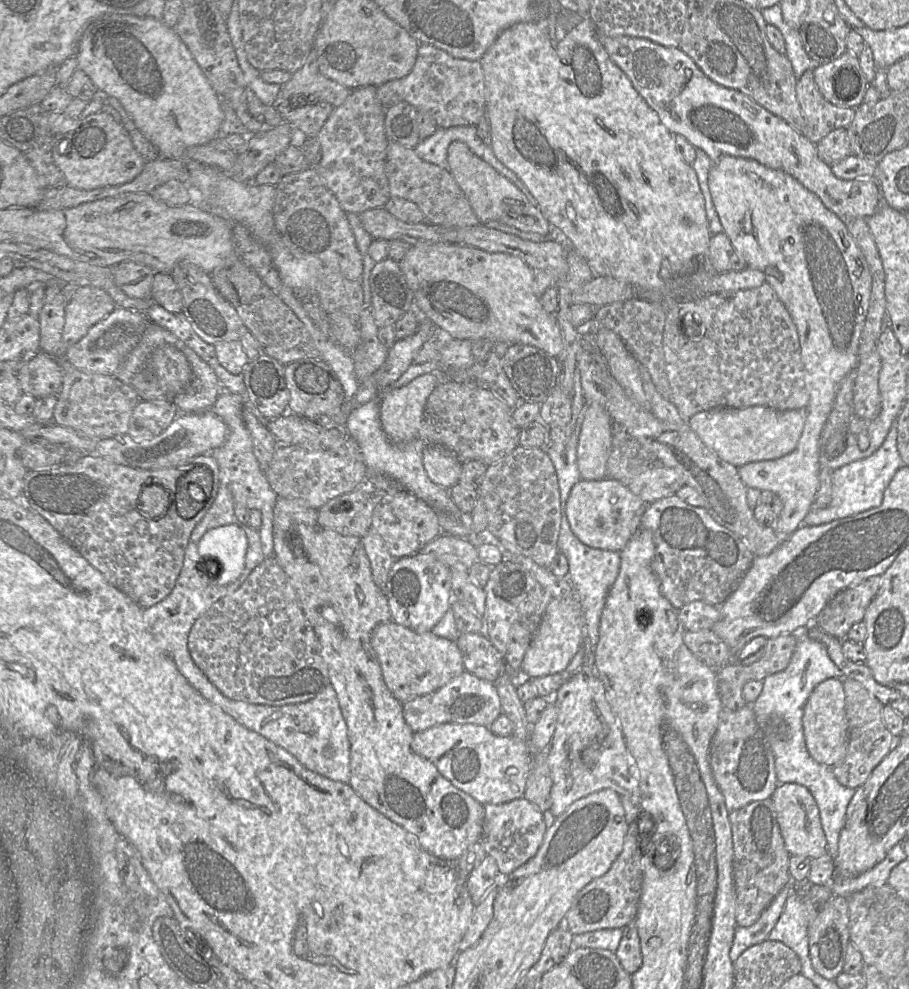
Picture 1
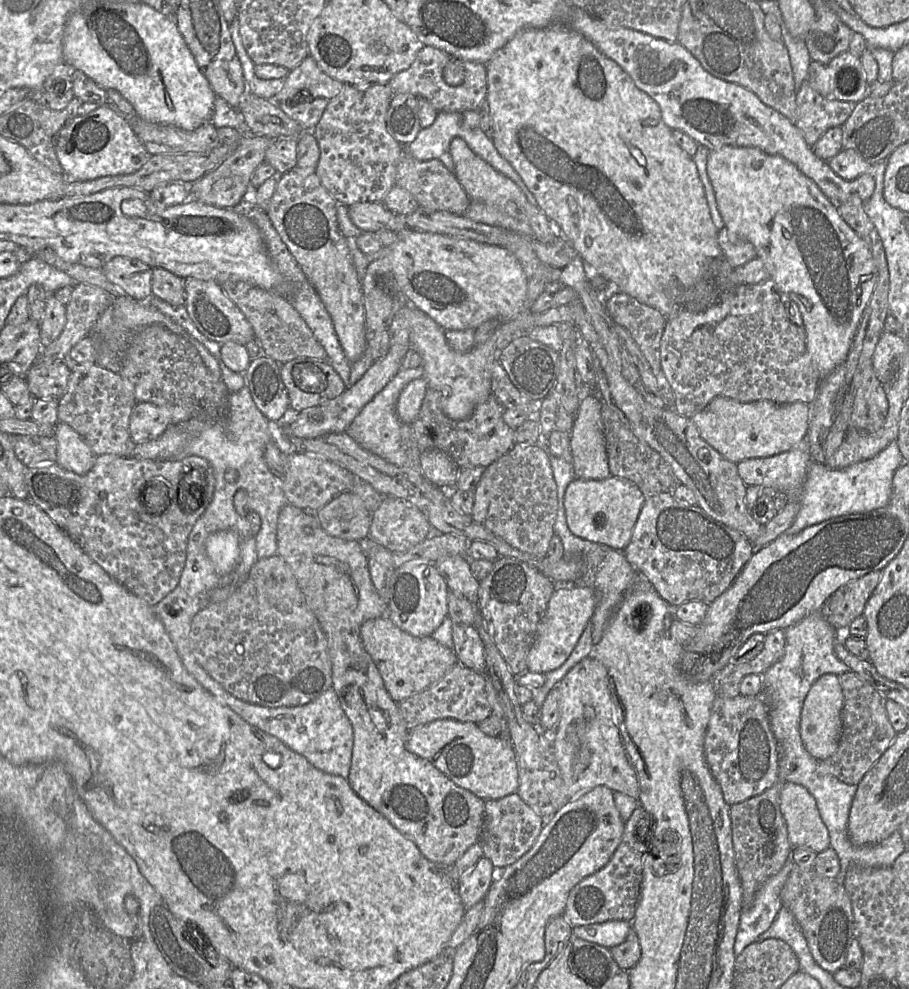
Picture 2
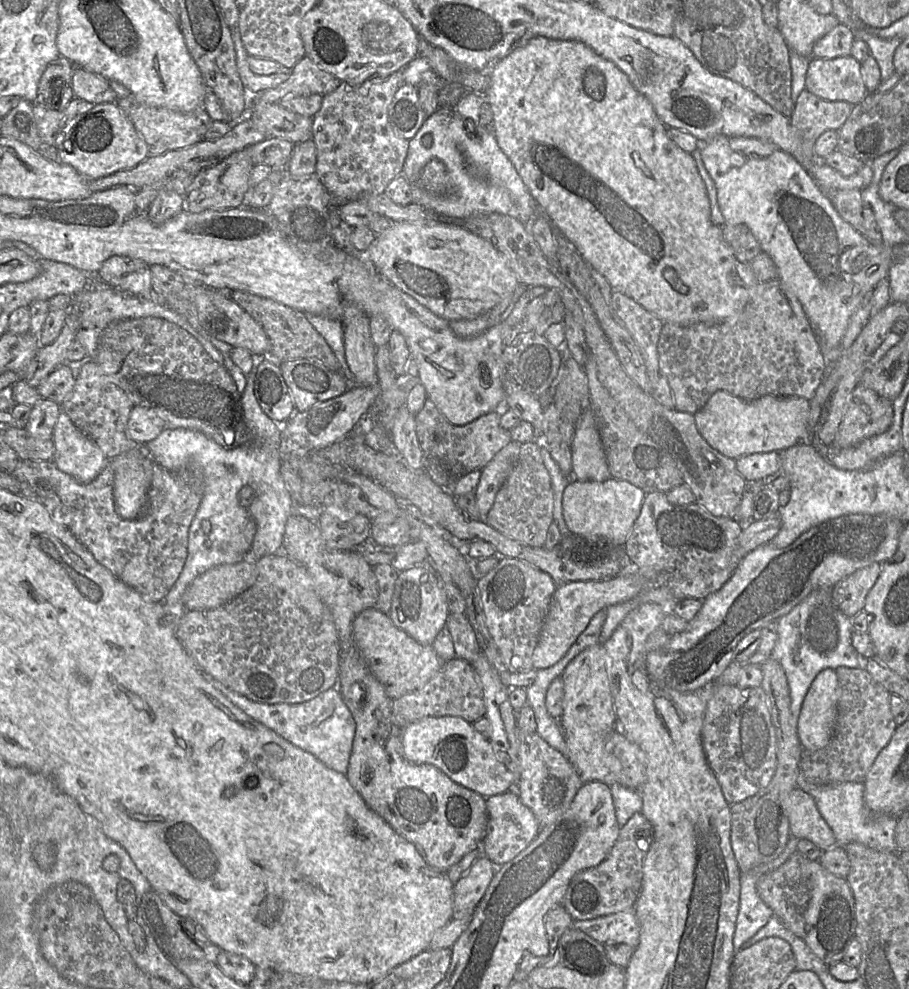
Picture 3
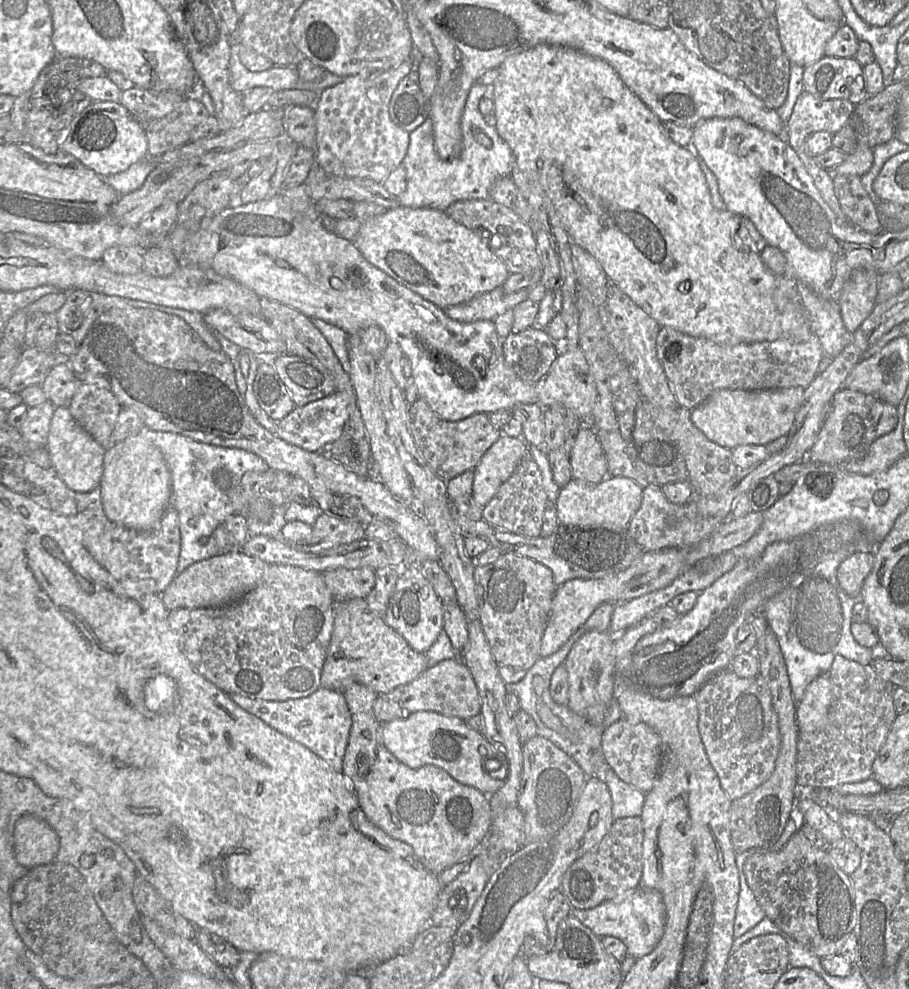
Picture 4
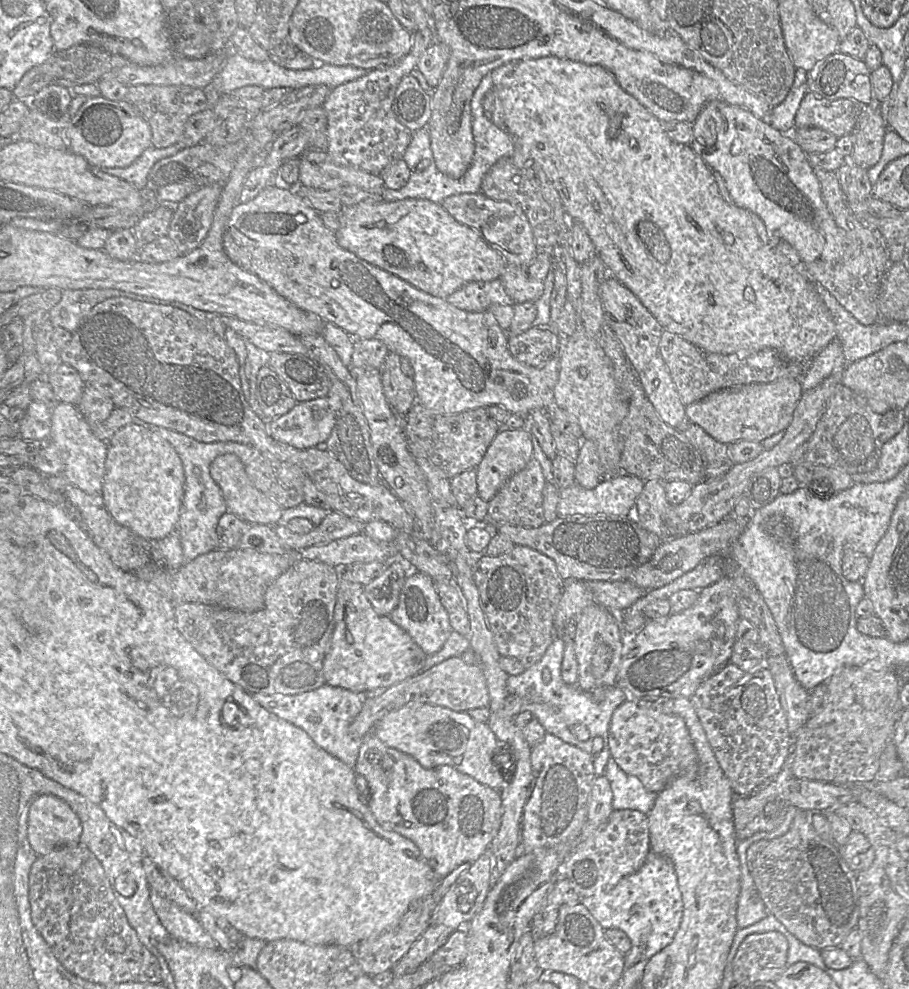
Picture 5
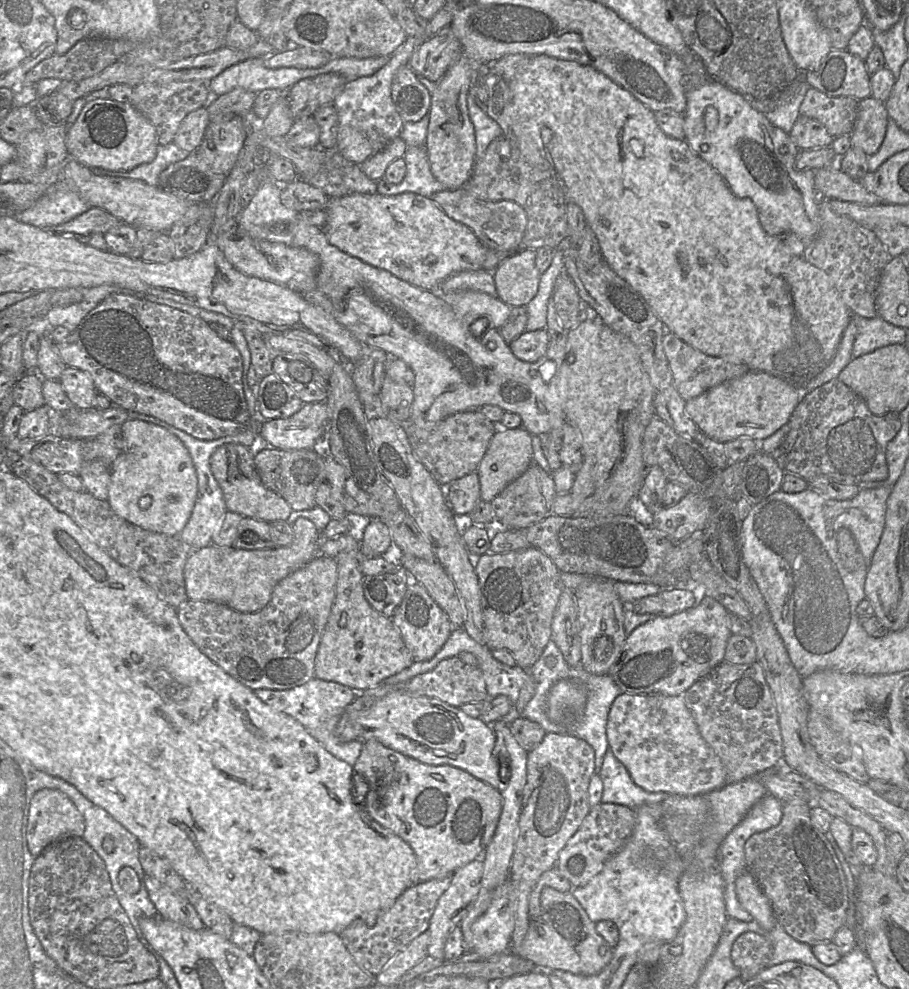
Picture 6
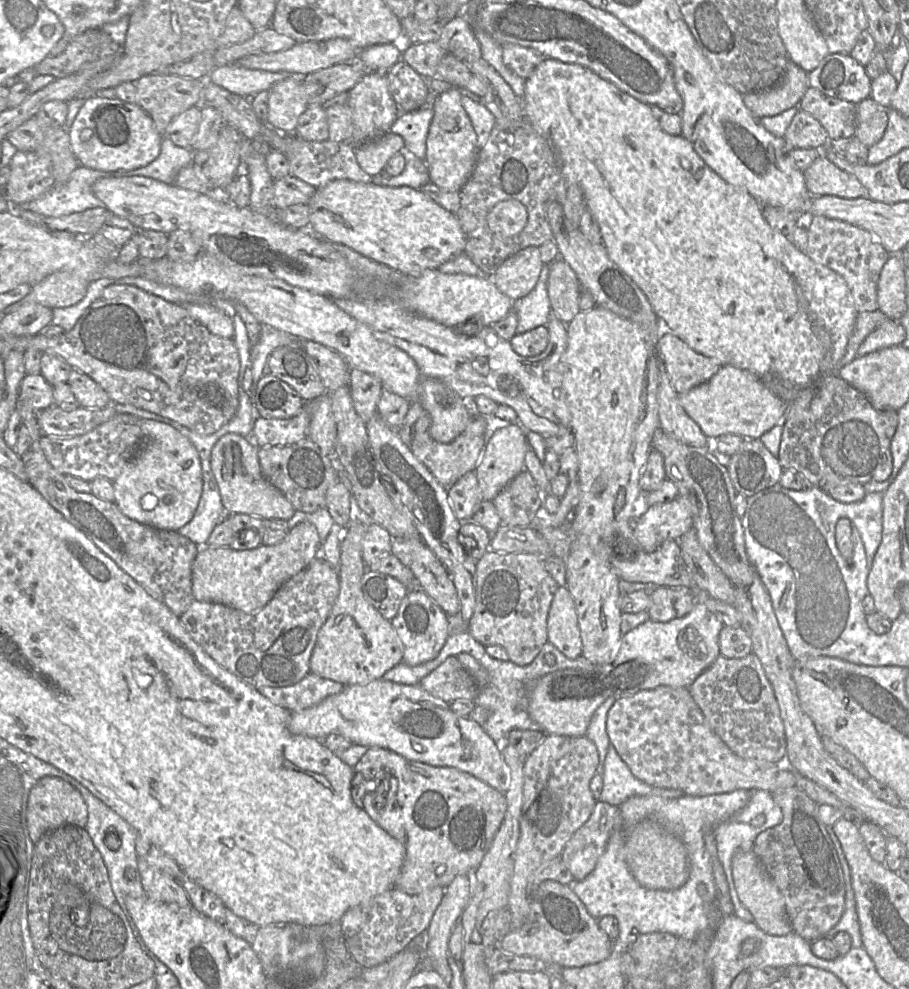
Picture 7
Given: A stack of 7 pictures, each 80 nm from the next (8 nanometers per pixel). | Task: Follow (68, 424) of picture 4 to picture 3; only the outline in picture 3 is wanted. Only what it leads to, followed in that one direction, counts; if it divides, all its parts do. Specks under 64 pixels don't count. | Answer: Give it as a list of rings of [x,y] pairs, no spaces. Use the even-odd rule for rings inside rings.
[[[61,411],[55,424],[52,440],[55,447],[52,461],[60,471],[68,474],[80,483],[93,481],[108,461],[98,445],[80,431],[63,411]]]

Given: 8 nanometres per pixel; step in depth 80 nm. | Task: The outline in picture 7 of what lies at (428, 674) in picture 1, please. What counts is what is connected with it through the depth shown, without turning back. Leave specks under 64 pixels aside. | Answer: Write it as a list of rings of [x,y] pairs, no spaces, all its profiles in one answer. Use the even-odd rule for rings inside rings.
[[[355,507],[351,512],[351,521],[347,526],[345,538],[341,542],[340,564],[338,568],[339,593],[332,606],[328,618],[318,631],[316,643],[310,658],[310,672],[319,677],[340,682],[344,686],[366,684],[382,678],[391,668],[403,661],[403,644],[391,622],[385,619],[364,597],[361,590],[362,577],[366,565],[362,558],[362,540],[371,523],[368,515]]]

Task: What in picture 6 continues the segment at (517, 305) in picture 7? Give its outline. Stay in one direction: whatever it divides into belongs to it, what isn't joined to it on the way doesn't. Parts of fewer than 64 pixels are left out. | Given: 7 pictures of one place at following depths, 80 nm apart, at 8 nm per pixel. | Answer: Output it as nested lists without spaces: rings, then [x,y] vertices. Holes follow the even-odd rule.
[[[562,243],[555,249],[550,266],[541,275],[536,295],[526,305],[528,319],[525,331],[546,329],[548,303],[557,278],[564,272],[564,256],[564,244]]]

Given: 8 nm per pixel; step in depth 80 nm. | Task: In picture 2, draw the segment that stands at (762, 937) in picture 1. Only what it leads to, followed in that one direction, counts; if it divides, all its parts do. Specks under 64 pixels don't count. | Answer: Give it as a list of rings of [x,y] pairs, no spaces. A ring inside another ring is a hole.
[[[793,847],[783,867],[768,878],[757,890],[752,905],[743,909],[734,941],[734,954],[738,956],[743,949],[764,933],[772,924],[782,907],[780,892],[793,867]]]

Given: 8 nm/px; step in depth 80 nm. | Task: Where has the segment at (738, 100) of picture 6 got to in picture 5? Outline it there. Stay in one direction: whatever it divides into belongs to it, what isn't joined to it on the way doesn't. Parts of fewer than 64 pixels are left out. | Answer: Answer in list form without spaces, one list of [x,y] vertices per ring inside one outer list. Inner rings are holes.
[[[723,101],[709,102],[692,123],[692,129],[693,151],[720,174],[735,205],[762,219],[769,235],[793,246],[802,262],[833,262],[843,255],[847,245],[846,233],[836,225],[822,199],[820,185],[807,154],[790,134],[783,134],[747,109]]]

